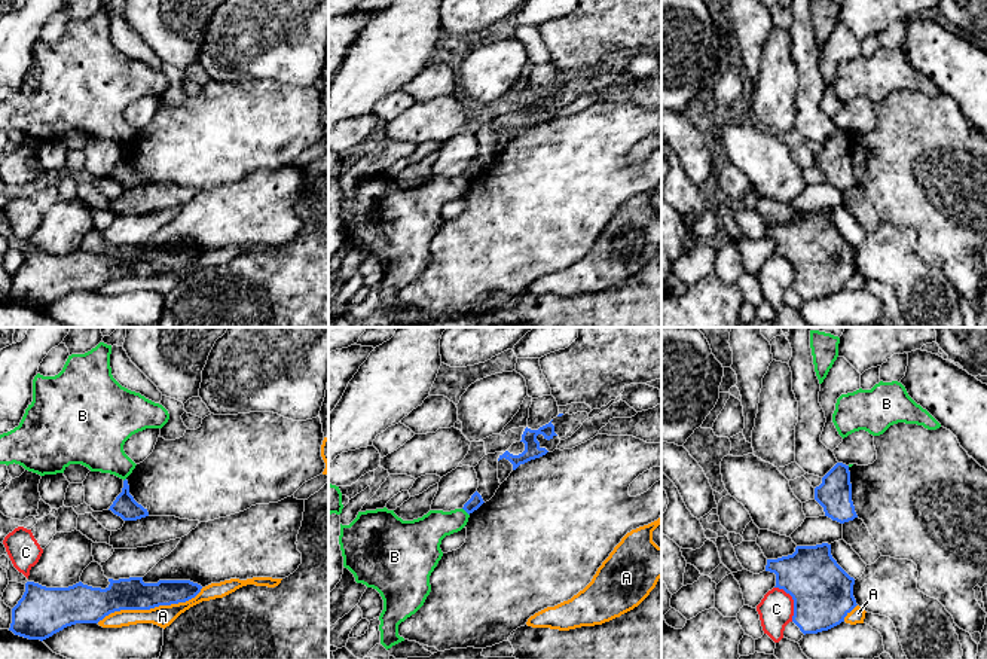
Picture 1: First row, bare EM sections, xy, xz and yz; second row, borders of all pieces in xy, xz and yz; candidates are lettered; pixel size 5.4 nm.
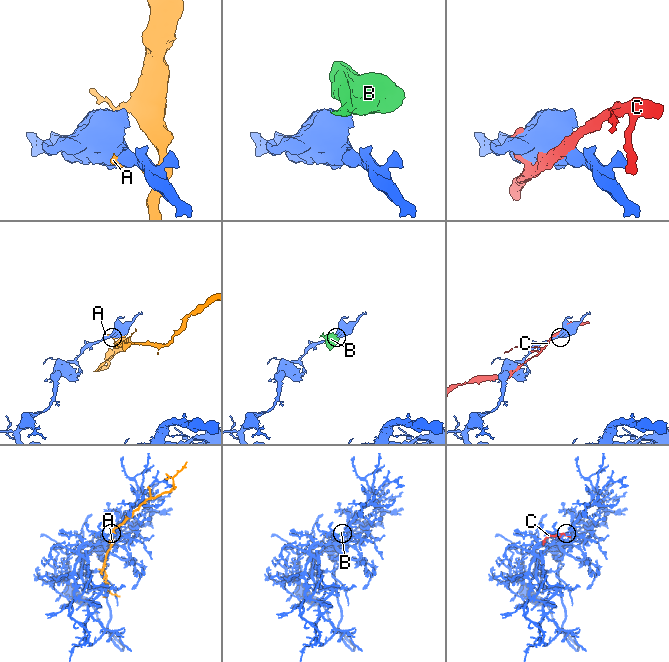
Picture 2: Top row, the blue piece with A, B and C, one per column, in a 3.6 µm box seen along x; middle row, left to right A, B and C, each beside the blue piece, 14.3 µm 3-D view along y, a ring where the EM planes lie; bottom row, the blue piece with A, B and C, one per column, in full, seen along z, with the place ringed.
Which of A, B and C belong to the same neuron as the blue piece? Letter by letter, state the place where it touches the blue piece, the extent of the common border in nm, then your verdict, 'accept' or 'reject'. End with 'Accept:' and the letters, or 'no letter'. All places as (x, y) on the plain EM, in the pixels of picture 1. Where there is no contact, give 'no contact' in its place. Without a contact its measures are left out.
A: xy (156, 272) | 500 nm | reject
B: xz (466, 177) | 60 nm | reject
C: yz (794, 268) | 220 nm | reject
Accept: no letter

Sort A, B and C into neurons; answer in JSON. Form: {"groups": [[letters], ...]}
{"groups": [["A"], ["B"], ["C"]]}

